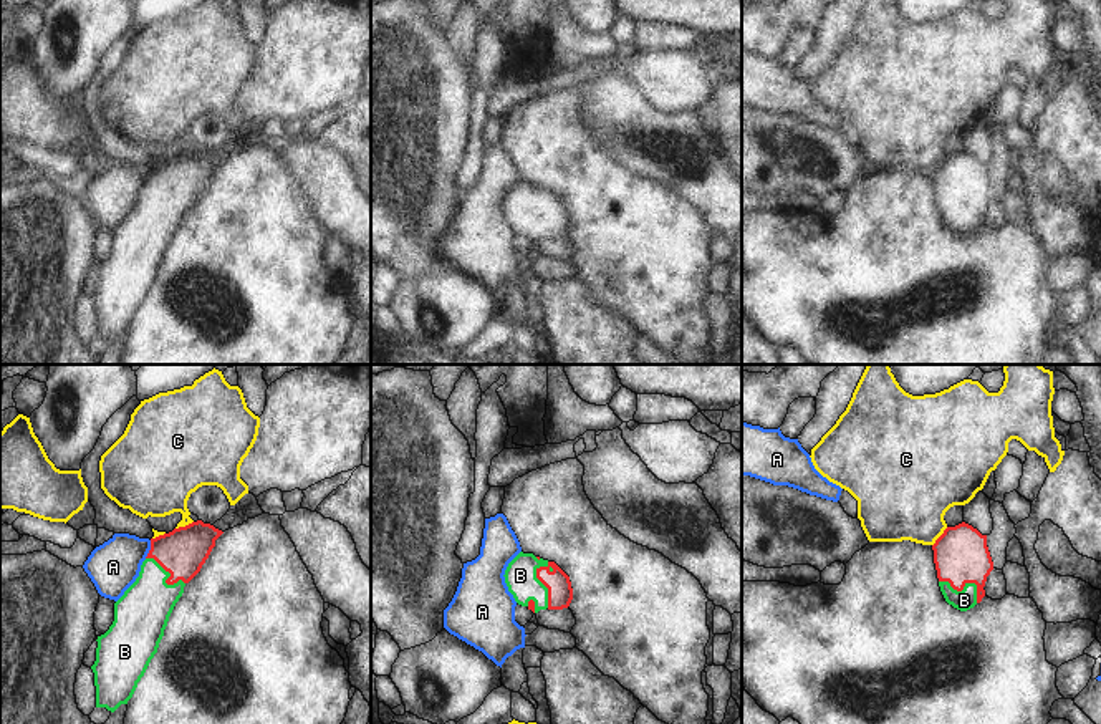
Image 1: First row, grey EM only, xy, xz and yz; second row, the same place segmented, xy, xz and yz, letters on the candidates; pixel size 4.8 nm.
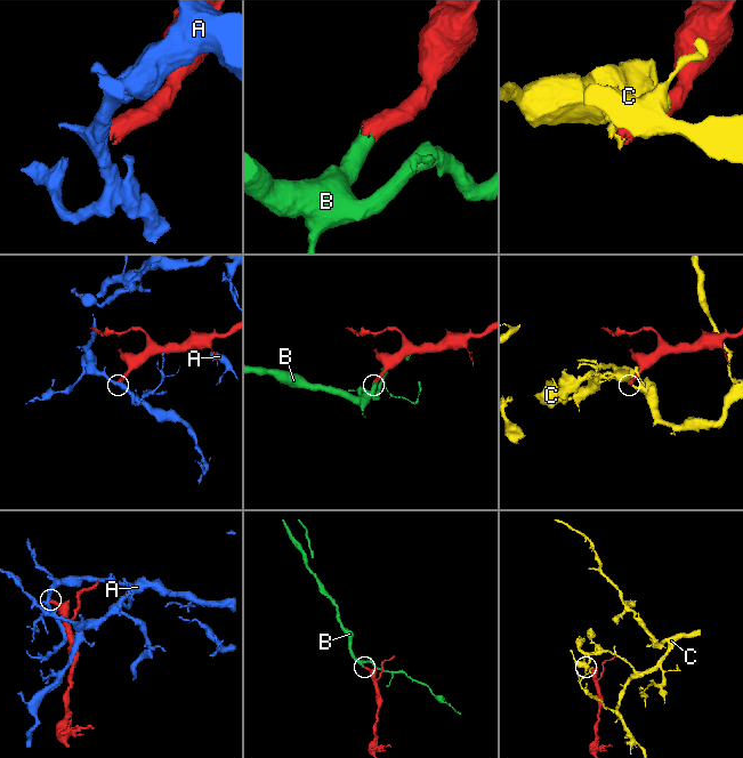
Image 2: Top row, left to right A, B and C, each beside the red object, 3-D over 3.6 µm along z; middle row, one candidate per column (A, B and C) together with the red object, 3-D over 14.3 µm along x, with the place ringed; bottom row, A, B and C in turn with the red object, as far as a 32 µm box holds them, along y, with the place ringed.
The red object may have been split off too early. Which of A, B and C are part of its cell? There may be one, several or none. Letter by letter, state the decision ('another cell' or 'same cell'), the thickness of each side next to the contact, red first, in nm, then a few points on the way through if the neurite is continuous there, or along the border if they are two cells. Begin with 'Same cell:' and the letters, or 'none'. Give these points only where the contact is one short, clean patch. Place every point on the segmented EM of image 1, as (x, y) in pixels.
Same cell: B
A: another cell | 240/240 nm | along xy (151, 540), (151, 549), (144, 557)
B: same cell | 130/160 nm | across xz (560, 593), (542, 582), (520, 575)
C: another cell | 260/400 nm | along yz (947, 527), (932, 545)

